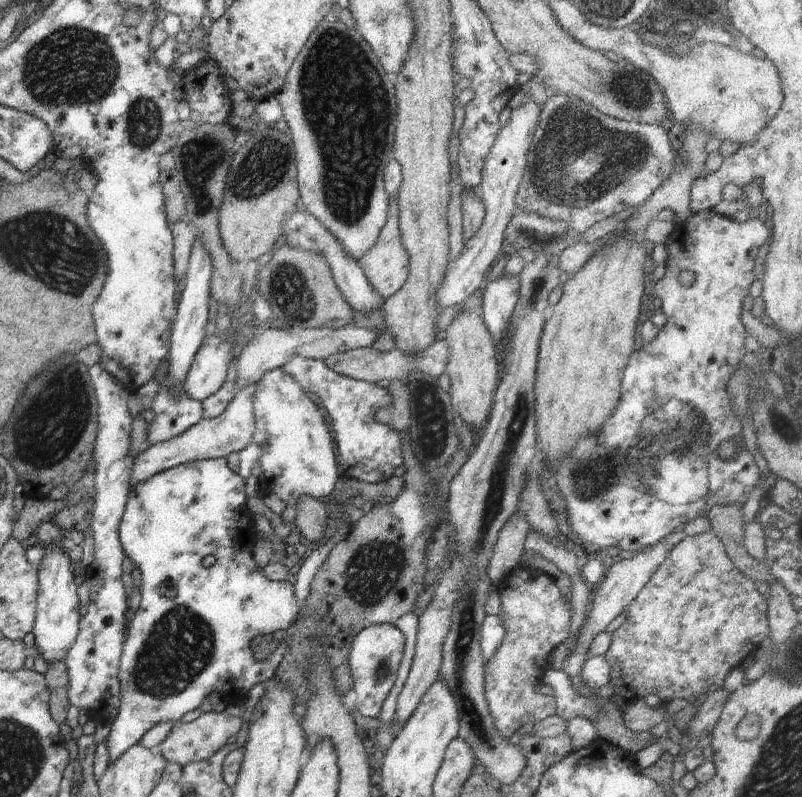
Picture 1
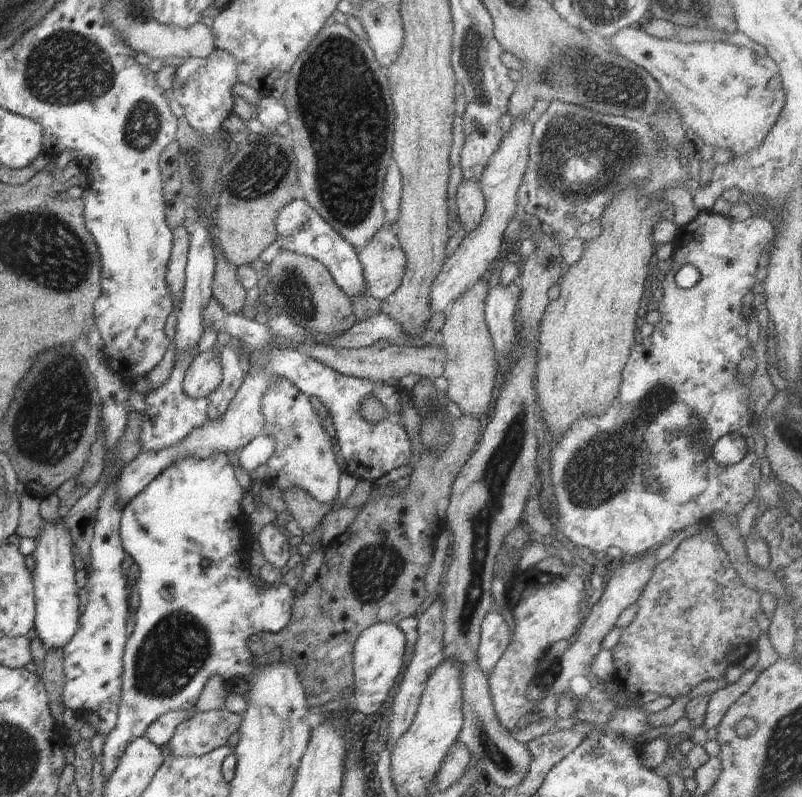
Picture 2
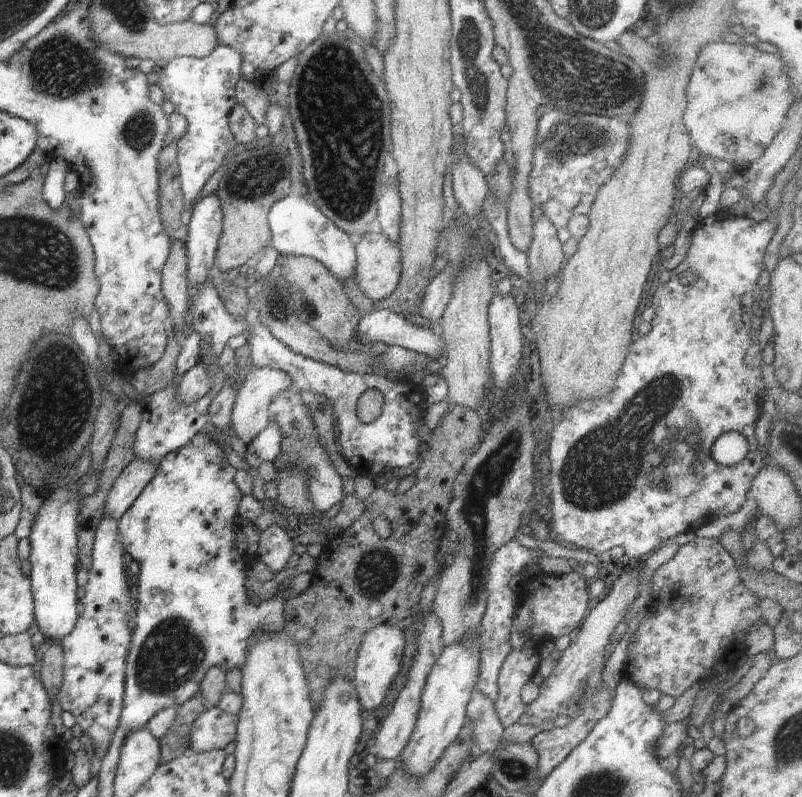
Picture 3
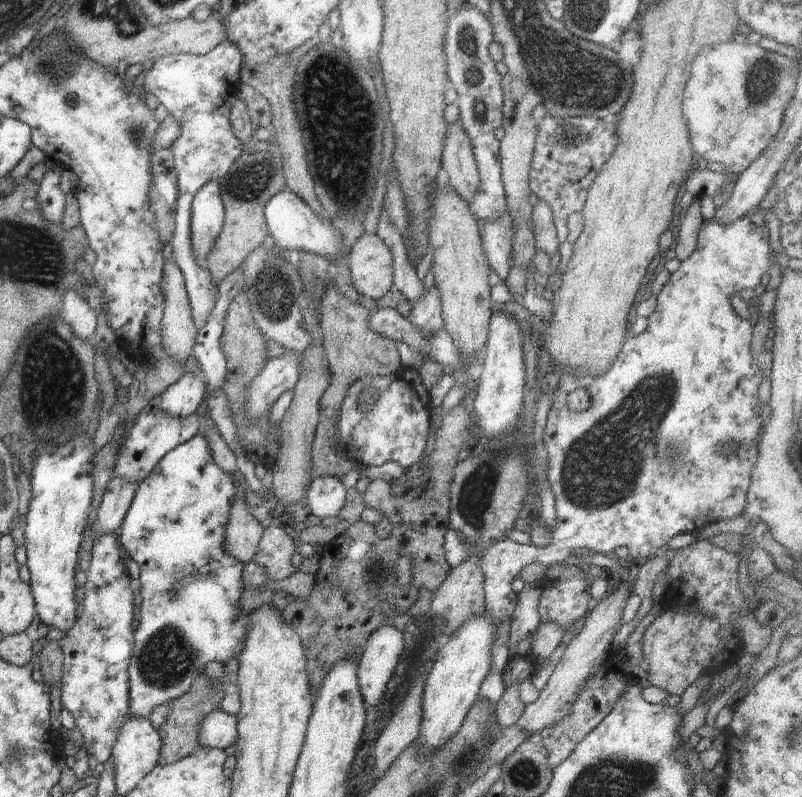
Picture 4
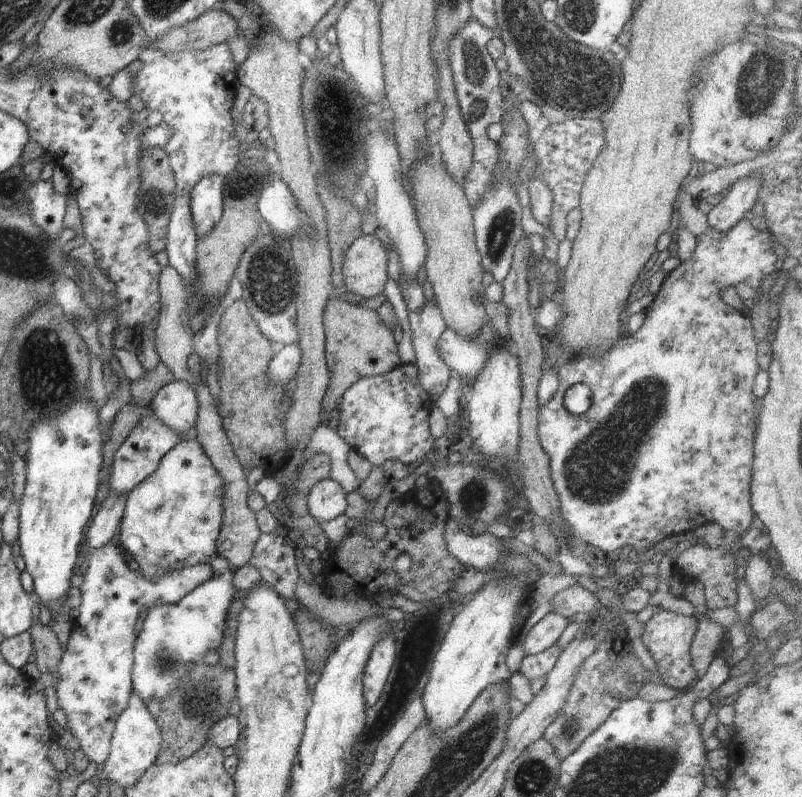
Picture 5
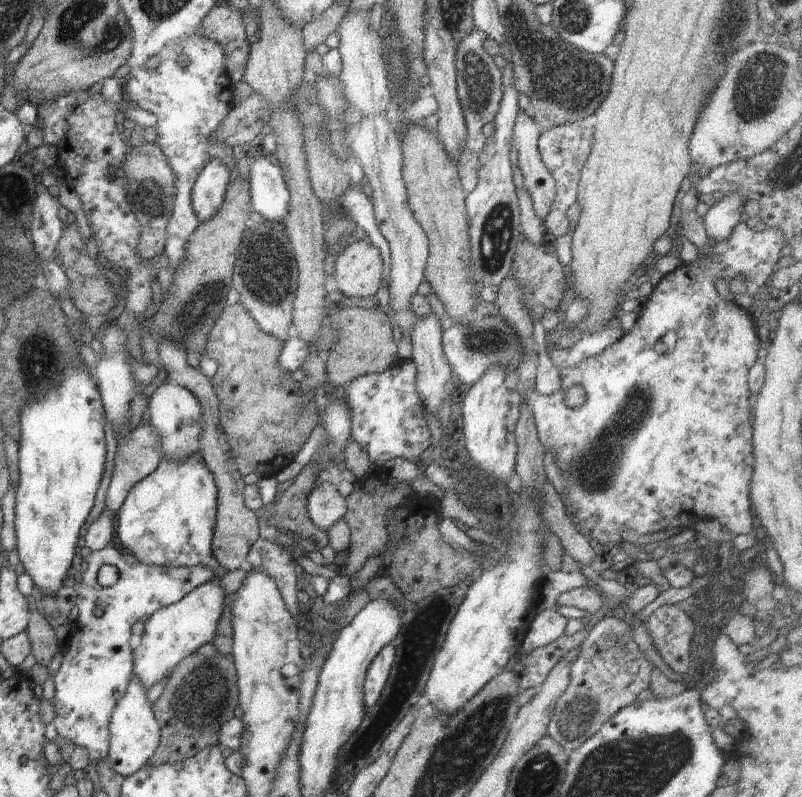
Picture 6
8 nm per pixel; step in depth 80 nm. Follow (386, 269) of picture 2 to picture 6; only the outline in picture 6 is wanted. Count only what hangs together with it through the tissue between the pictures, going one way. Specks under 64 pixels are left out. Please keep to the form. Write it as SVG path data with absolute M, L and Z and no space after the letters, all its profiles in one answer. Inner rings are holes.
M364 238L349 244L335 260L333 277L338 292L347 297L375 296L383 281L378 247Z

